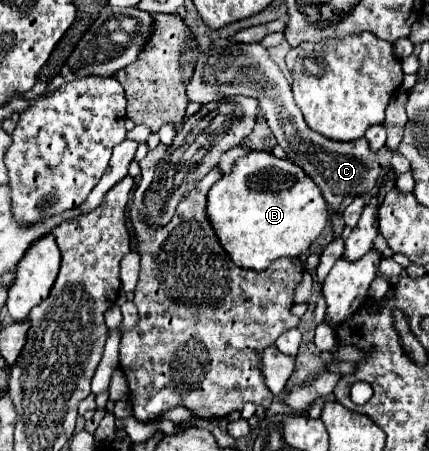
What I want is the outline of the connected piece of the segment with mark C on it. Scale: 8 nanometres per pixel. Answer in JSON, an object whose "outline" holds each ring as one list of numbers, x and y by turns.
{"outline":[[220,38,214,40,204,54,200,54,192,82,188,86,188,98,198,104,208,104,234,94,258,100,260,112,268,122,270,130,274,132,278,144,318,184,324,200,334,210,338,210,340,202,346,196,372,192,380,180,382,166,394,168,396,174,404,174,410,170,408,160,400,156,396,150,388,150,384,146,378,152,372,152,366,138,354,142,338,142,338,140,328,140,326,136,320,136,314,130,310,130,302,118,302,112,294,104,292,90,286,76,280,72,278,64,270,58,268,50,262,44,240,44,230,38,228,40]]}

